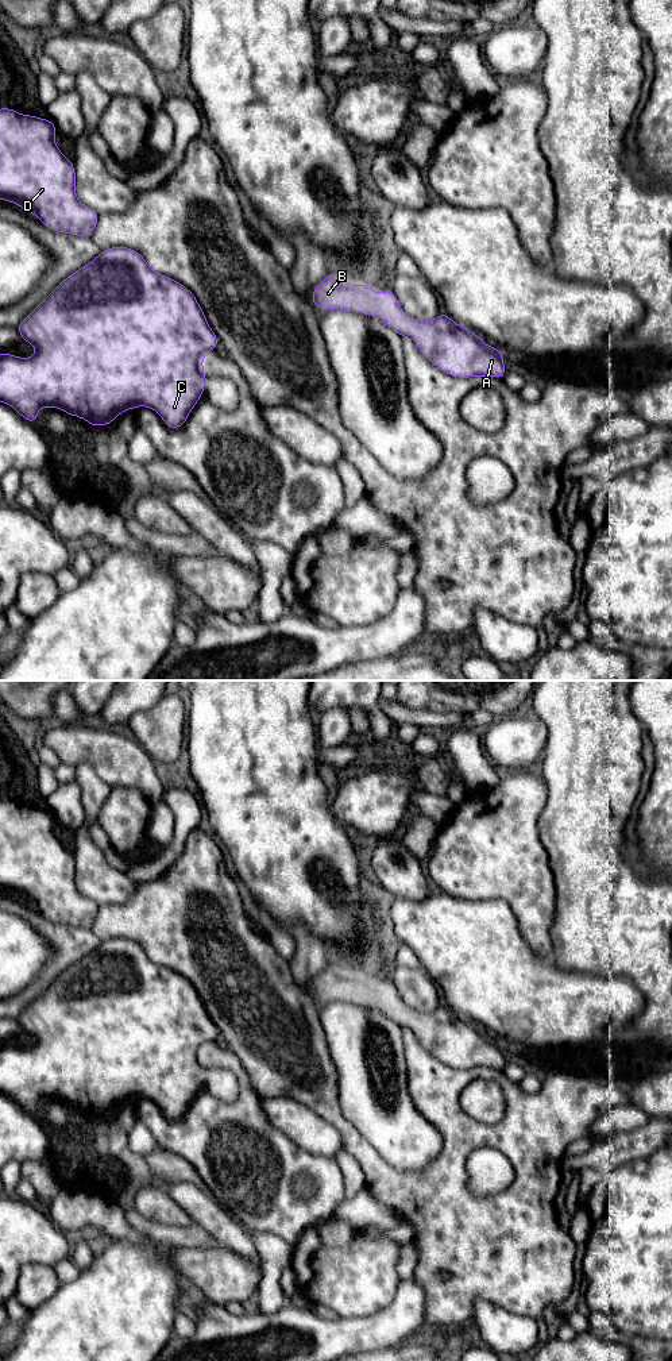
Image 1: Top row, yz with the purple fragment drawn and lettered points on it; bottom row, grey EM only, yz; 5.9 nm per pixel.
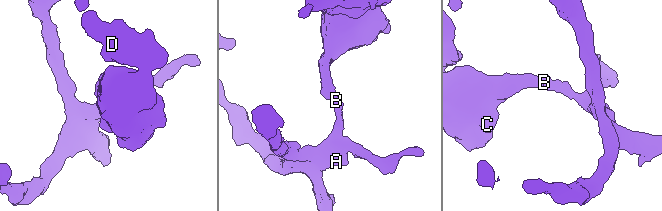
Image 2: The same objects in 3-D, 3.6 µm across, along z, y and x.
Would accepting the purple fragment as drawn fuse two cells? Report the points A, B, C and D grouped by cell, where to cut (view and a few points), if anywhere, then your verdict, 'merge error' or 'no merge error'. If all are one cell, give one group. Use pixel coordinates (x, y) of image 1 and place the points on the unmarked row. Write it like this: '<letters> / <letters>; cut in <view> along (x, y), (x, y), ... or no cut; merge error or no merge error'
A B C D; no cut; no merge error

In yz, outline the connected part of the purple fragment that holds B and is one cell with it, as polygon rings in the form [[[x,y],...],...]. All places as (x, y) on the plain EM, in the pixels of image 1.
[[[329,964],[312,982],[312,992],[314,999],[324,1002],[344,999],[381,1009],[399,1028],[410,1029],[437,1060],[455,1069],[503,1069],[507,1064],[502,1042],[457,1017],[444,1003],[430,1013],[409,1009],[394,982],[376,984],[364,975],[351,978],[343,967]]]

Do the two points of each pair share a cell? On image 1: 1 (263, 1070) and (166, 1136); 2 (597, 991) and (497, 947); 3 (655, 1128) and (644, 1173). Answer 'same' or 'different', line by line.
1: different
2: same
3: different

